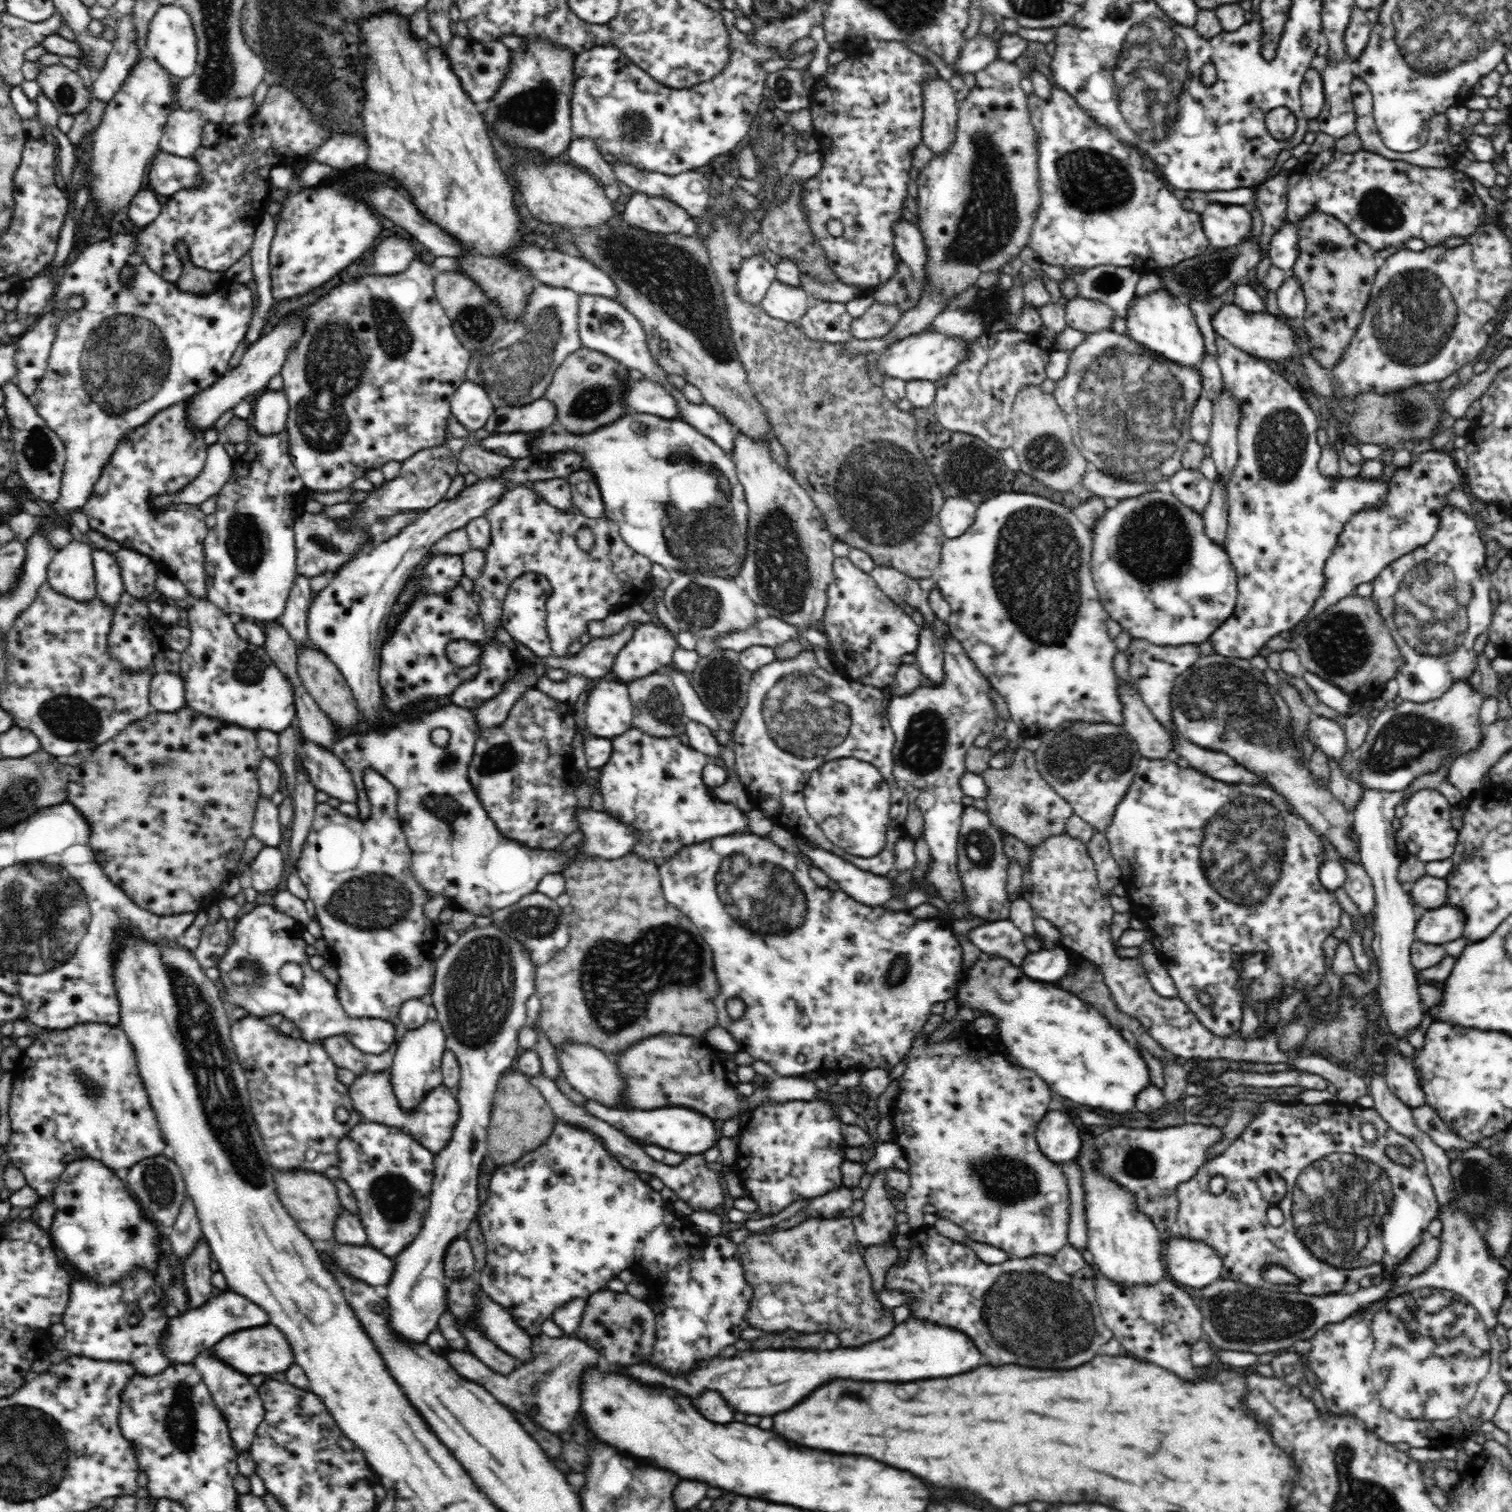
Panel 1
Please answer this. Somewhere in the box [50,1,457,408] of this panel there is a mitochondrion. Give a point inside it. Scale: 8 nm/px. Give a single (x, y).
(308, 35)

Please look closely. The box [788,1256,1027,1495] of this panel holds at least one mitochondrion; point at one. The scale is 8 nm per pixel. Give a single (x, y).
(847, 1393)

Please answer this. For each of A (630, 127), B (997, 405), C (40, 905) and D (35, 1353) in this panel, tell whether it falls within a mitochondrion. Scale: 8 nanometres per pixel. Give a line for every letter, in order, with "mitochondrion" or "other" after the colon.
A: mitochondrion
B: other
C: mitochondrion
D: other

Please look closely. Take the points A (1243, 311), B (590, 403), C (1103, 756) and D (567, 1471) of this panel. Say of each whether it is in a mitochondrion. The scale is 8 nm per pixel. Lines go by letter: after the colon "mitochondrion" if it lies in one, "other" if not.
A: other
B: mitochondrion
C: mitochondrion
D: other

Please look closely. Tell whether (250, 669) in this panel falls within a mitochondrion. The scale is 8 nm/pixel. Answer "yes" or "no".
yes

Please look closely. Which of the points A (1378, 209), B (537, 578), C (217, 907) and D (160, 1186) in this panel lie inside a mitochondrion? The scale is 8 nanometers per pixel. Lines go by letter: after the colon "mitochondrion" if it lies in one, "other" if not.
A: mitochondrion
B: other
C: other
D: mitochondrion

